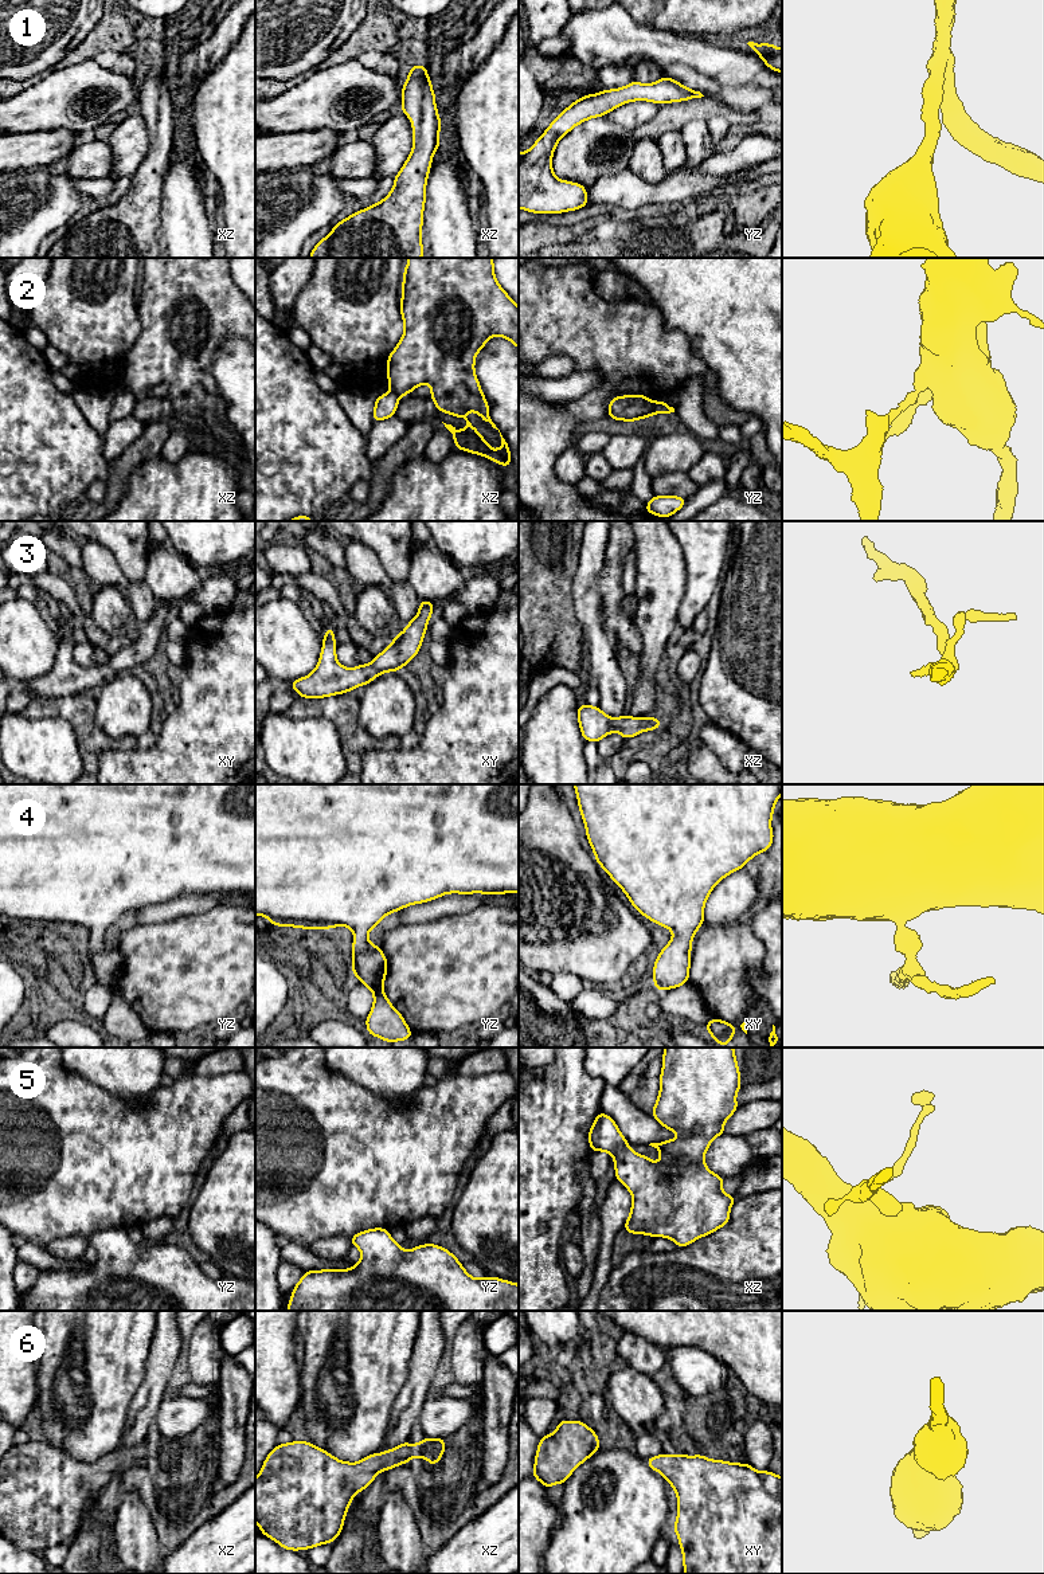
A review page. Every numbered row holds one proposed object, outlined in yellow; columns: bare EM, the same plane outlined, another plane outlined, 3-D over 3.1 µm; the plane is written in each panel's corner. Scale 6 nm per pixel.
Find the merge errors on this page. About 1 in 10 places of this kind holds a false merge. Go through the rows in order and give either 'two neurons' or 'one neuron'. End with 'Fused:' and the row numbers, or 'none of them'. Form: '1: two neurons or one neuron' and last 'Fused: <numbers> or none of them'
1: one neuron
2: two neurons
3: one neuron
4: one neuron
5: one neuron
6: one neuron
Fused: 2

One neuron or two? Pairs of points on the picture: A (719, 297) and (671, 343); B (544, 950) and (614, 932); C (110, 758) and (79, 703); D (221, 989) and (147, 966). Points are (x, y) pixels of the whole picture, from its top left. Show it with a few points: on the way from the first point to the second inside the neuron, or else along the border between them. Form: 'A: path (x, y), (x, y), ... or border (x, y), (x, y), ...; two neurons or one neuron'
A: border (659, 312), (669, 329), (687, 336), (700, 359); two neurons
B: path (562, 944), (573, 944), (579, 938), (597, 936); one neuron
C: border (137, 747), (105, 750), (100, 755), (97, 770); two neurons
D: path (202, 974), (176, 974), (165, 966); one neuron

